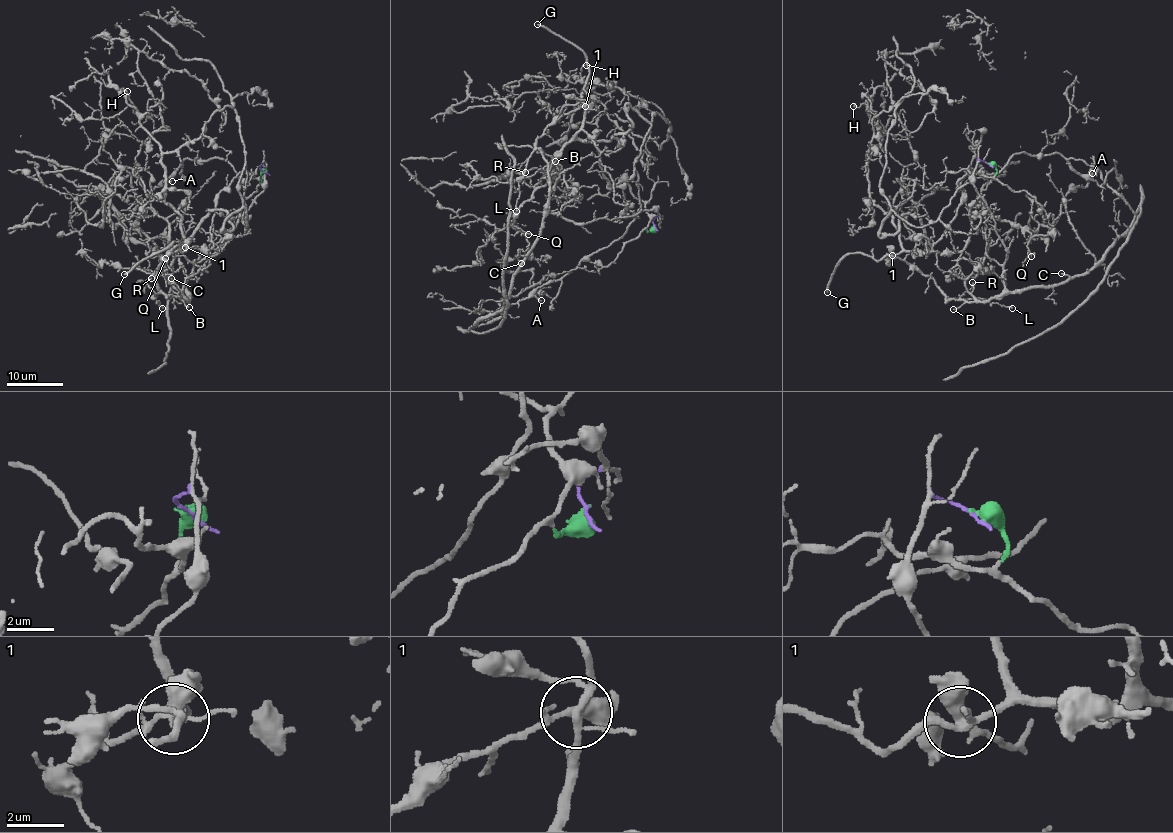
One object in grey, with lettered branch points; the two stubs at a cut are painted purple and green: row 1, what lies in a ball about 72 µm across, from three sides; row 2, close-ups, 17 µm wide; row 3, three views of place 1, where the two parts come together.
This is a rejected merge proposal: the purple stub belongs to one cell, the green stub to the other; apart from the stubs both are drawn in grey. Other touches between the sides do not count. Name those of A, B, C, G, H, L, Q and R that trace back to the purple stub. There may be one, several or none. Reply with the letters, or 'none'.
B, C, L, R

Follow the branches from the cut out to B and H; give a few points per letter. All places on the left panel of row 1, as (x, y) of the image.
B: (264, 170), (259, 167), (263, 190), (236, 227), (193, 267), (188, 301), (182, 299), (189, 306)
H: (264, 170), (261, 183), (242, 171), (218, 194), (213, 245), (187, 246), (165, 202), (160, 146), (127, 91)

